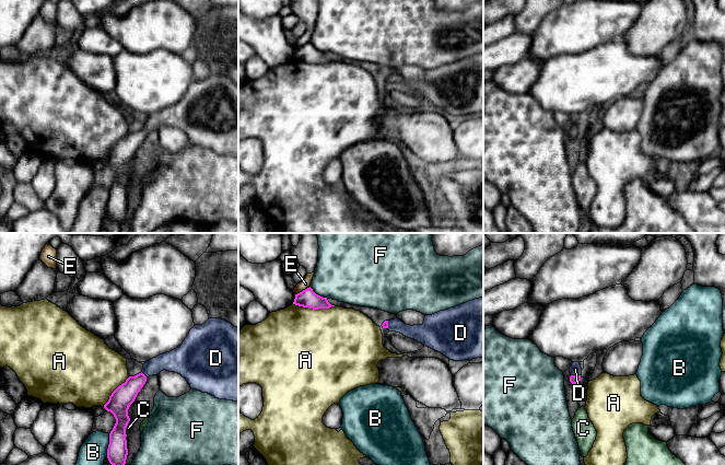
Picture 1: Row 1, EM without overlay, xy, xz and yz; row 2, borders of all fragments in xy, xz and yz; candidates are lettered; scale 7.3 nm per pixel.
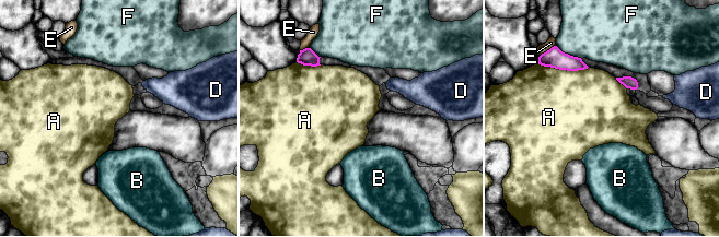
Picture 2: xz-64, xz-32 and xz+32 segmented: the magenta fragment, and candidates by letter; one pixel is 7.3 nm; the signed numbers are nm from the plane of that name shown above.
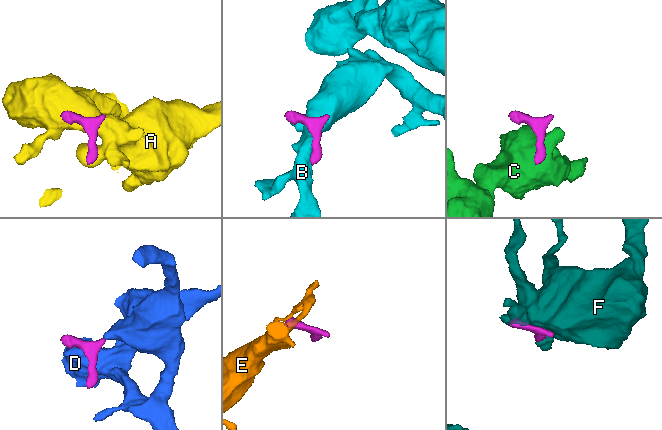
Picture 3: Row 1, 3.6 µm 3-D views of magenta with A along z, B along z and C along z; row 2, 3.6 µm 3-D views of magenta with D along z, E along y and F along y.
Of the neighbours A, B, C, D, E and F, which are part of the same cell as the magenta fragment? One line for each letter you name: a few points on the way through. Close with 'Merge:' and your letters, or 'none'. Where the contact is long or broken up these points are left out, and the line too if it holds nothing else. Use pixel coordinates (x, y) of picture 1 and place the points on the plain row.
D: across yz (573, 134), (575, 130), (575, 124)
Merge: D

